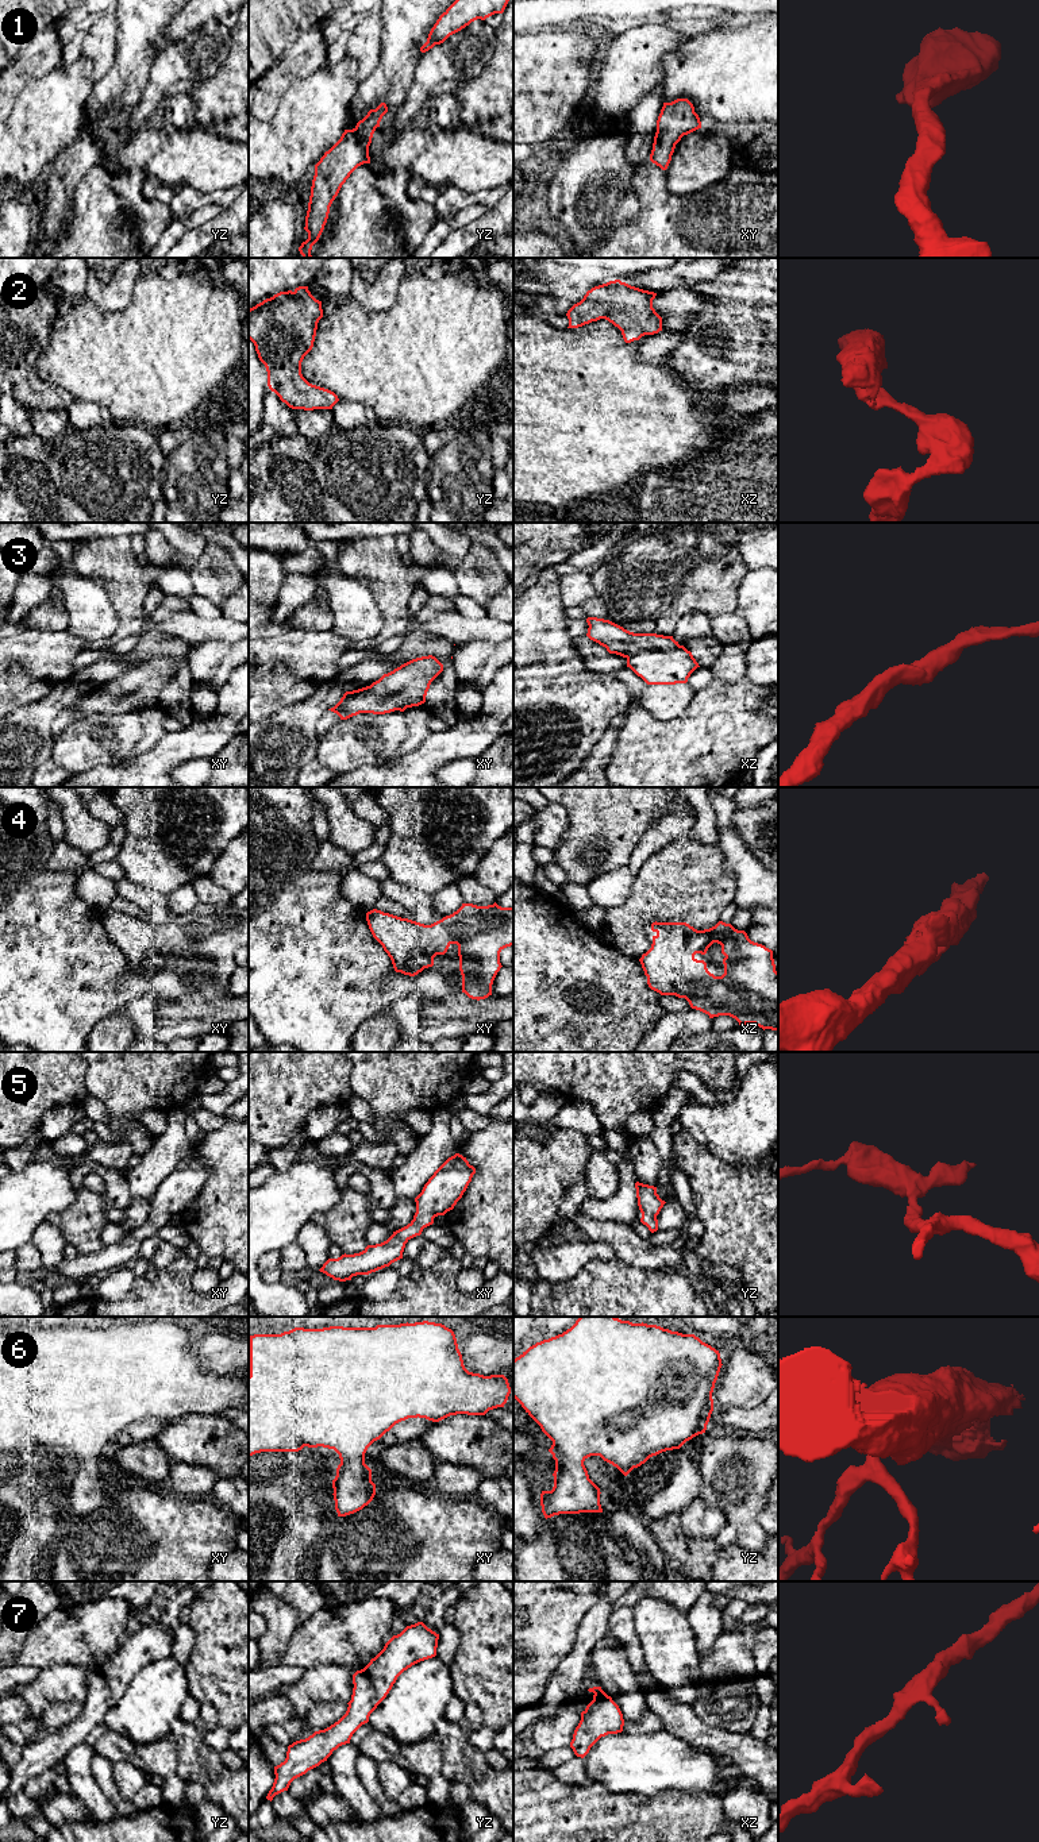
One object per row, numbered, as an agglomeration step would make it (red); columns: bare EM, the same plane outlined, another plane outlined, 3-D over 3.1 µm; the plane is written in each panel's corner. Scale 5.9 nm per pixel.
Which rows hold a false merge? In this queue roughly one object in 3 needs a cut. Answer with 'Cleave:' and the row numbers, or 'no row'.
Cleave: no row

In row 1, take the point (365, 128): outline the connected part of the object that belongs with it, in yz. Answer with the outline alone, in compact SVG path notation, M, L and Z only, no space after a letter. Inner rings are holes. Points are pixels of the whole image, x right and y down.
M381 103L376 109L370 109L353 130L345 130L340 139L315 165L304 227L308 239L299 247L303 258L312 258L312 246L324 230L330 207L342 185L358 166L370 163L369 146L386 112L385 103Z

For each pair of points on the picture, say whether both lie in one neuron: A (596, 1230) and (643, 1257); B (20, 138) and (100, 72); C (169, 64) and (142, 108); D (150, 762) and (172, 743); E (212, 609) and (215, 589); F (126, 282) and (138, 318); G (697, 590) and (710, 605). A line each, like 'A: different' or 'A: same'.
A: same
B: different
C: same
D: same
E: different
F: different
G: same

